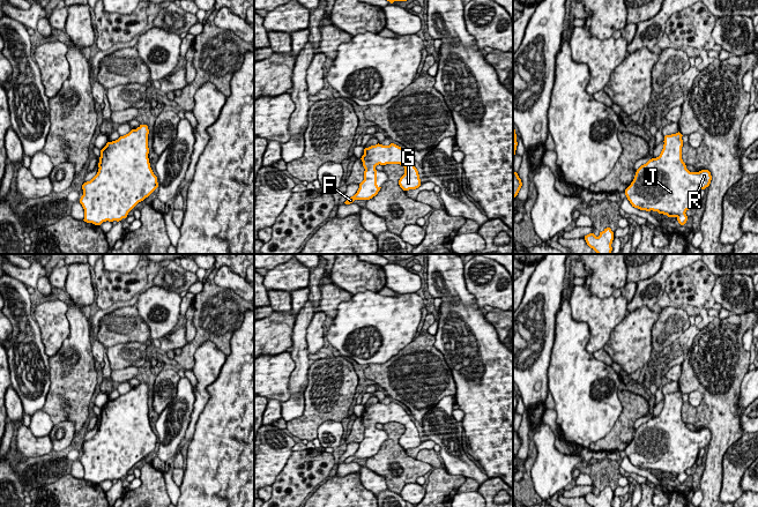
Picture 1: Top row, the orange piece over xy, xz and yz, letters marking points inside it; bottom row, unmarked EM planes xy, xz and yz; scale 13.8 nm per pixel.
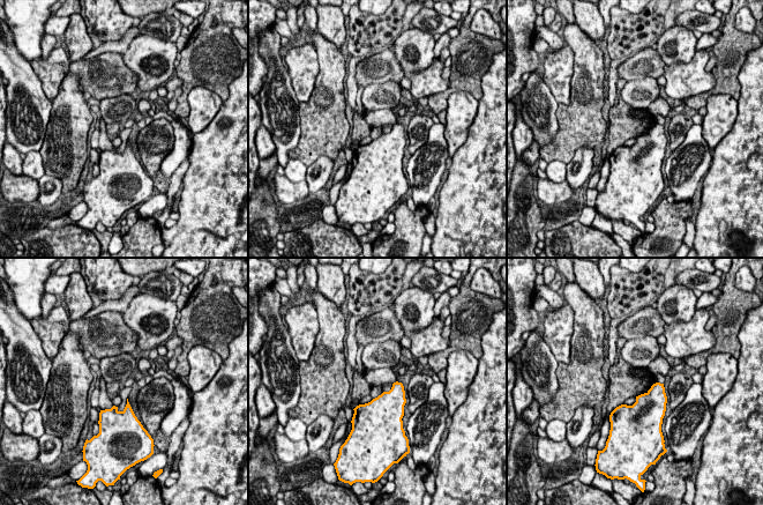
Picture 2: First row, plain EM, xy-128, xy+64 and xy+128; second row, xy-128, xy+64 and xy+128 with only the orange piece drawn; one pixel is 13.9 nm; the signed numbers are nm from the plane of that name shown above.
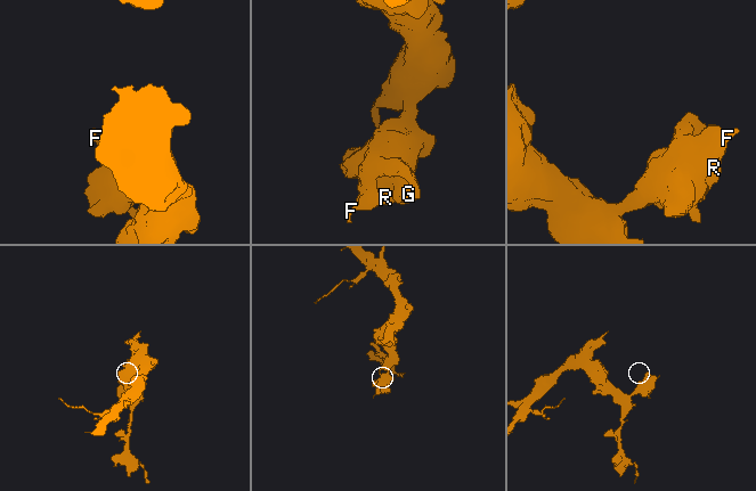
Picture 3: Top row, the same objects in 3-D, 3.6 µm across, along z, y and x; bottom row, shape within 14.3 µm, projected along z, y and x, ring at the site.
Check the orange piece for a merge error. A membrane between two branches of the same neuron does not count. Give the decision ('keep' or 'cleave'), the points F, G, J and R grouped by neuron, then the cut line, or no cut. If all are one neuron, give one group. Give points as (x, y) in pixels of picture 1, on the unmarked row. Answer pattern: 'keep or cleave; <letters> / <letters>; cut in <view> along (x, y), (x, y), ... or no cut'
keep; F G J R; no cut

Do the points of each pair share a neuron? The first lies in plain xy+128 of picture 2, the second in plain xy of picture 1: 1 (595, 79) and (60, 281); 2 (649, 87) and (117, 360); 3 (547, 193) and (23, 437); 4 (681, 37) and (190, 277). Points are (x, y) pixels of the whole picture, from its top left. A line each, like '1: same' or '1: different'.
1: different
2: same
3: same
4: different

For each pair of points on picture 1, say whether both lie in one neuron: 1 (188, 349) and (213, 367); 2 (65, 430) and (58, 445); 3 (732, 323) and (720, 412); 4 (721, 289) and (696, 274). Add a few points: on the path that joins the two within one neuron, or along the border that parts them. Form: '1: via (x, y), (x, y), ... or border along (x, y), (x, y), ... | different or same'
1: border along (221, 350), (205, 341), (197, 349), (191, 368) | different
2: via (62, 433), (60, 441) | same
3: via (726, 345), (725, 379), (720, 384), (720, 390) | same
4: border along (716, 276), (712, 289), (714, 303) | different

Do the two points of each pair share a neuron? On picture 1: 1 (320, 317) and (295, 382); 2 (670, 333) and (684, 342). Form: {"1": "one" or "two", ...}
{"1": "two", "2": "two"}

